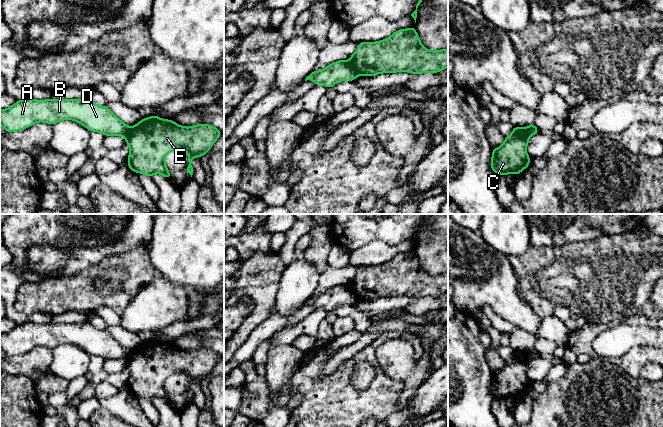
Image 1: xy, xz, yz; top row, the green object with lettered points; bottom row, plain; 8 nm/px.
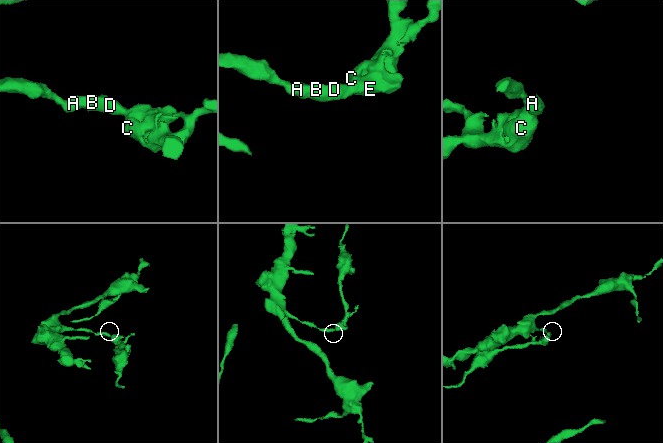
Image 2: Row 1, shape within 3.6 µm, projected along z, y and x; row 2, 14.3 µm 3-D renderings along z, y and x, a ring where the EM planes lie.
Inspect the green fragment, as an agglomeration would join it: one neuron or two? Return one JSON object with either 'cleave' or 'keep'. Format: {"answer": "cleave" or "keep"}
{"answer": "cleave"}

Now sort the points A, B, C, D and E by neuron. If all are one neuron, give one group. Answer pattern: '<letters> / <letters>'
A B D / C E

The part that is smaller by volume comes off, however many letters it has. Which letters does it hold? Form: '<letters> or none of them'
C, E

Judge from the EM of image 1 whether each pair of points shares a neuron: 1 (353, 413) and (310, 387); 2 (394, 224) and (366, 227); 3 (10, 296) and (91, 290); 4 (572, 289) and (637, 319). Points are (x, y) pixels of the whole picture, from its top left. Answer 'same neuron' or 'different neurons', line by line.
1: same neuron
2: same neuron
3: different neurons
4: different neurons

